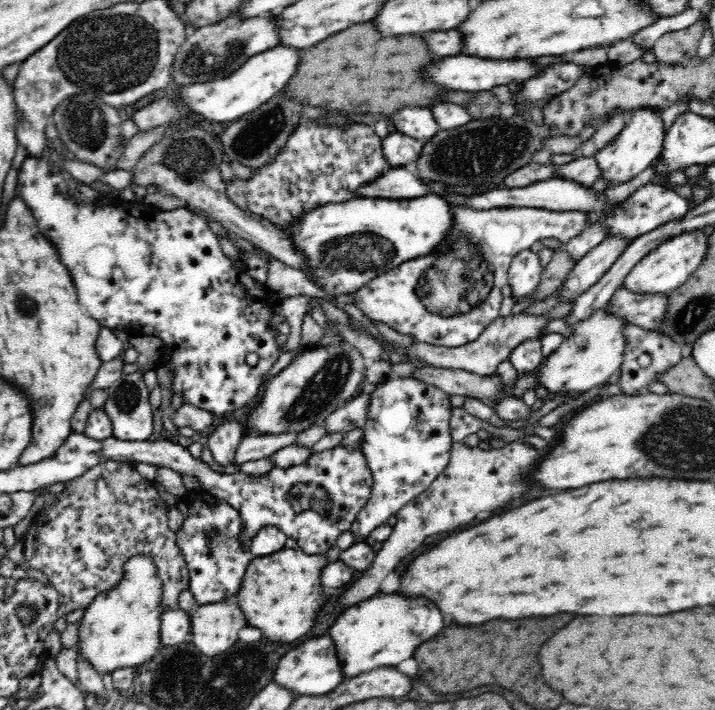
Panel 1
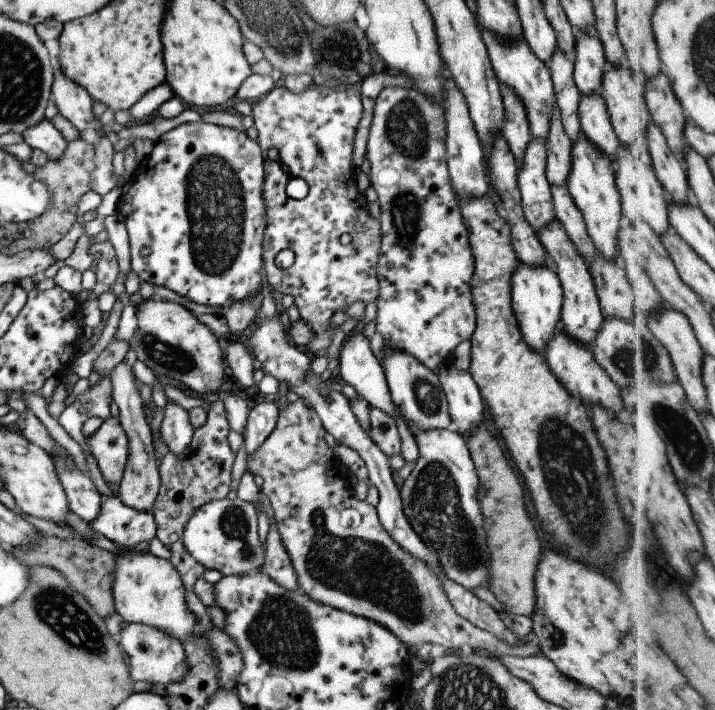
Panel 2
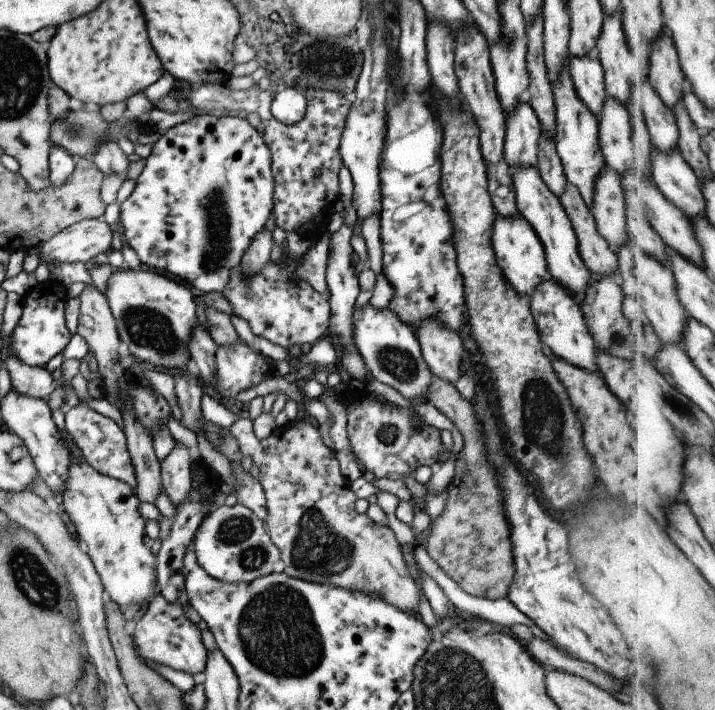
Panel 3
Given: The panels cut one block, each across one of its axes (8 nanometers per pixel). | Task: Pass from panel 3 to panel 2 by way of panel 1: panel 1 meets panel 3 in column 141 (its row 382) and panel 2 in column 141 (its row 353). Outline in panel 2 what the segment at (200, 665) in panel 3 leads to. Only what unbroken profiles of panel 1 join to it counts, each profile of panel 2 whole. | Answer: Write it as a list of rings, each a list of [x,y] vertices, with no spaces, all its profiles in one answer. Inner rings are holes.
[[[129,623],[123,626],[119,634],[119,645],[127,654],[129,676],[132,681],[141,680],[153,686],[164,686],[169,682],[179,682],[187,672],[184,648],[179,638],[165,634],[165,630],[157,630],[153,626],[141,623]]]

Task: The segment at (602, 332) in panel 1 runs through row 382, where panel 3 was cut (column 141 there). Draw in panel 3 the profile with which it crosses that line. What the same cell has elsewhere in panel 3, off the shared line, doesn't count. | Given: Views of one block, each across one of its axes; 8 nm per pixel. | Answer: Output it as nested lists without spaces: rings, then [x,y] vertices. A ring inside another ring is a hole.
[[[69,456],[69,466],[62,486],[62,509],[66,512],[71,524],[77,532],[77,540],[81,543],[84,553],[92,562],[95,572],[100,578],[106,599],[117,603],[125,610],[131,603],[138,605],[155,592],[156,586],[156,556],[143,546],[144,519],[137,511],[140,500],[134,489],[123,481],[102,475],[94,470],[82,457]]]

